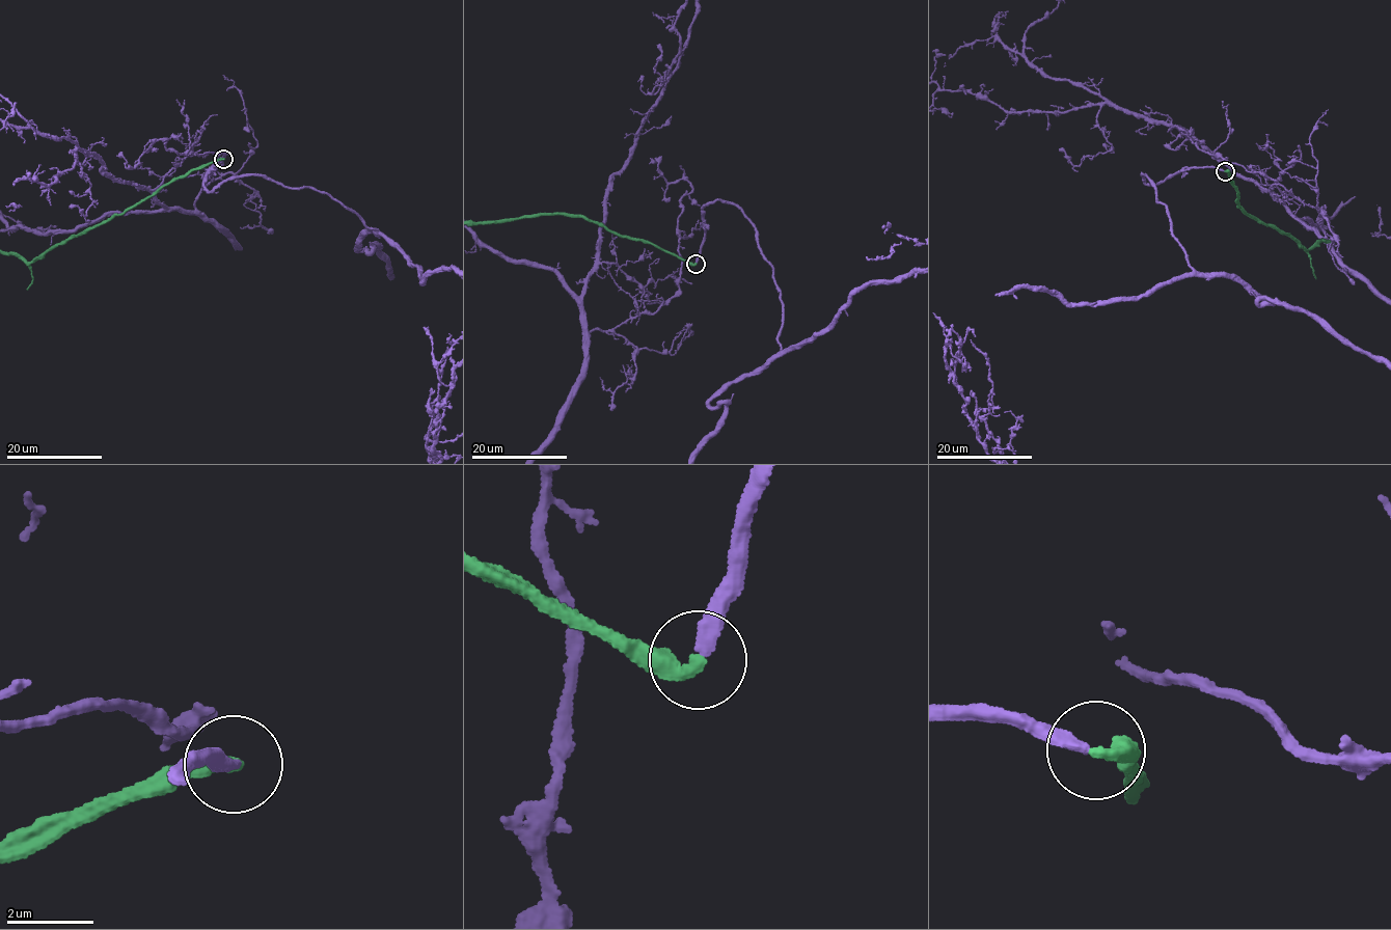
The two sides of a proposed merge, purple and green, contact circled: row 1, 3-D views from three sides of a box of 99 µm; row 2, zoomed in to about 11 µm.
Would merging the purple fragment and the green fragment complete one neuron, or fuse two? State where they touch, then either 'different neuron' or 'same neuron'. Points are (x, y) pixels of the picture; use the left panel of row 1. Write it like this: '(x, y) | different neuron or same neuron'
(223, 159) | same neuron

